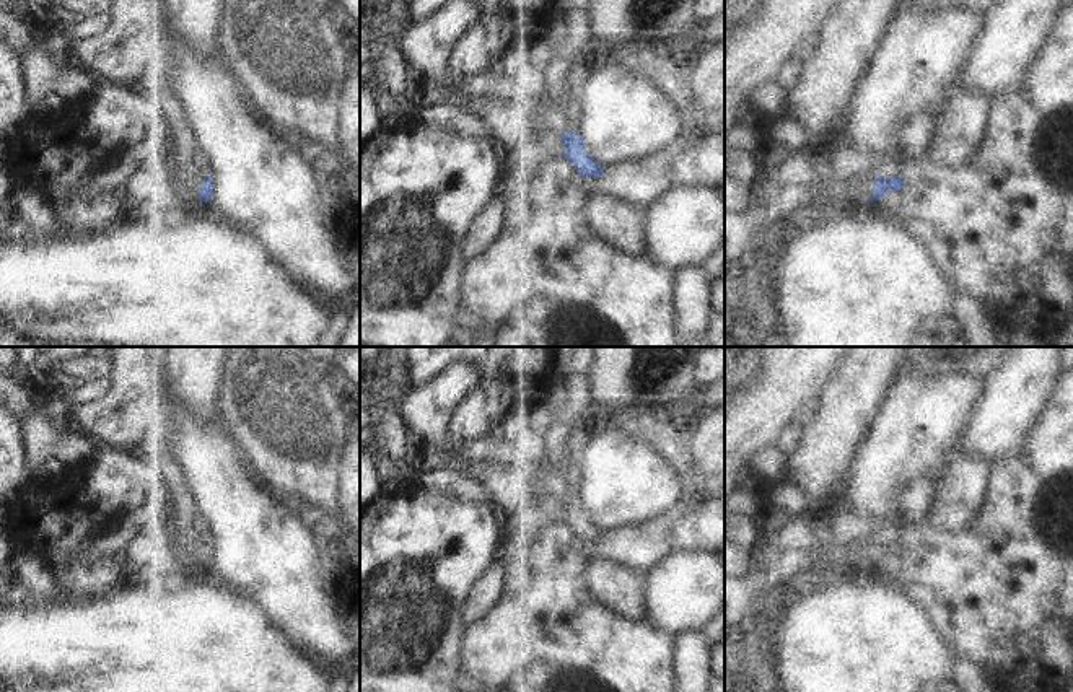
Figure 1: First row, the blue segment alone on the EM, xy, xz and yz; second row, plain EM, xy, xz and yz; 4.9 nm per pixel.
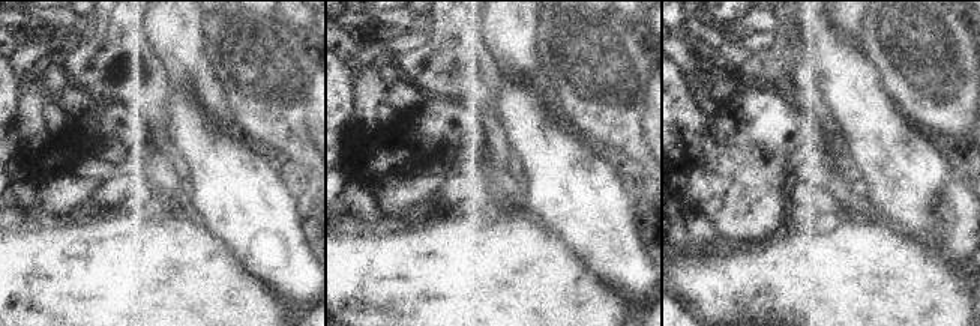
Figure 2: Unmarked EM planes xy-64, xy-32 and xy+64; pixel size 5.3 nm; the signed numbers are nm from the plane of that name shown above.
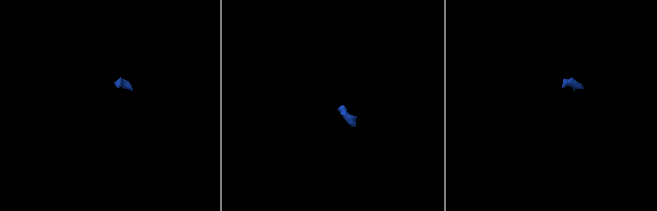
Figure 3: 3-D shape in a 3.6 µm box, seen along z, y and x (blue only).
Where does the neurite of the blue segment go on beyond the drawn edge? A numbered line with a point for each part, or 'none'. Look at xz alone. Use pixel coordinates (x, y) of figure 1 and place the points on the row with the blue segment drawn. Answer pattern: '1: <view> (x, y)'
1: xz (556, 118)

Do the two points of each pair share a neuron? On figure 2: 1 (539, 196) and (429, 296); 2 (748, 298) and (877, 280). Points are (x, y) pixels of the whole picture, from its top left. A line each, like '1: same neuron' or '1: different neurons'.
1: different neurons
2: same neuron

